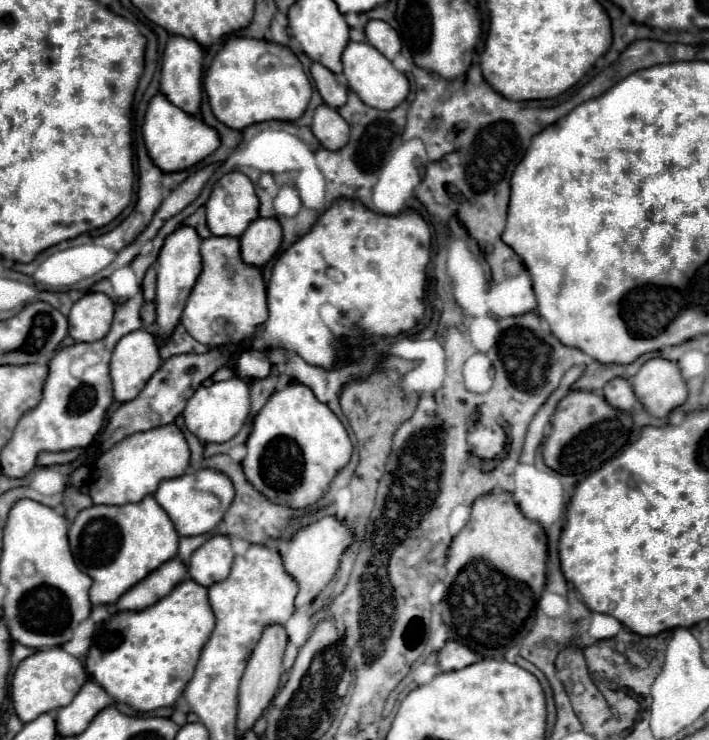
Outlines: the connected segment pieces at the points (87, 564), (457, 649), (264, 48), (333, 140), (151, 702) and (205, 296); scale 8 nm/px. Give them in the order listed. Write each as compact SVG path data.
M149 495L139 503L93 505L83 509L69 527L69 545L77 567L93 579L89 591L91 603L111 605L127 589L177 555L179 535L167 513Z
M447 641L447 645L439 651L441 671L461 669L475 661L479 661L479 655L475 651L469 651L469 647L465 647L463 643L457 643L457 641Z
M233 37L223 45L223 49L215 55L207 75L205 75L205 91L209 95L209 105L213 115L227 127L243 131L249 125L265 123L265 121L297 121L311 99L311 83L307 75L303 73L303 67L299 59L281 45L269 43L269 41L257 41L257 39L243 39Z
M317 107L311 123L313 135L319 139L319 143L329 151L339 151L349 141L349 125L347 121L331 107Z
M183 579L167 597L147 607L141 613L117 613L103 621L95 633L93 643L87 653L87 673L99 683L115 701L123 701L141 713L149 713L161 707L175 705L177 697L183 693L187 681L193 677L199 653L209 641L215 627L215 615L207 603L207 589L197 585L193 579Z
M209 237L201 245L203 271L187 299L181 323L187 333L209 347L239 345L257 335L257 327L267 319L265 283L259 267L241 261L239 239L235 237Z

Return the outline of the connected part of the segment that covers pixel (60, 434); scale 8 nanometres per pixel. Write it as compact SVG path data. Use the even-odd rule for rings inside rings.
M139 291L135 297L127 299L121 307L117 307L111 331L101 341L75 343L55 353L55 357L49 361L49 373L43 385L41 403L19 419L11 441L1 451L1 471L5 477L23 479L29 471L33 471L37 463L37 455L41 451L59 453L59 451L71 451L75 447L87 447L99 435L105 423L107 407L113 401L111 379L109 379L109 359L111 359L113 347L123 335L129 335L143 327L143 321L141 321L143 301L145 301L143 291ZM85 353L99 355L99 359L93 367L87 367L83 373L75 373L73 363L81 359L81 355Z

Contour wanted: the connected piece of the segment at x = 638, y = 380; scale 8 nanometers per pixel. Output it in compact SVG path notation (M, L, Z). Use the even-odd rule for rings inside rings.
M649 359L631 379L637 399L653 417L667 417L669 411L687 399L687 383L675 361Z

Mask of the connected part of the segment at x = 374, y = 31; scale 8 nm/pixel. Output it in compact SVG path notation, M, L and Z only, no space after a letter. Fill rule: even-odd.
M369 21L367 27L365 27L365 35L367 35L367 41L377 49L381 51L381 55L385 55L389 61L395 59L395 55L399 53L401 49L401 41L399 41L399 35L395 33L395 29L385 23L385 21Z

